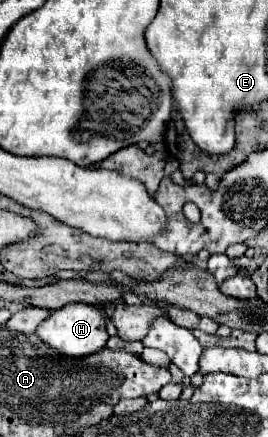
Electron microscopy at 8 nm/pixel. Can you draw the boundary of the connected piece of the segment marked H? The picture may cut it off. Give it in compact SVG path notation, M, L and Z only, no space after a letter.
M67 304L63 308L51 312L51 316L45 318L43 324L39 324L35 334L37 334L37 338L41 338L41 342L45 342L53 350L57 350L59 354L69 356L69 358L83 358L91 352L97 352L97 350L105 348L105 342L109 338L107 330L105 330L105 322L99 316L99 310L91 308L89 304Z

